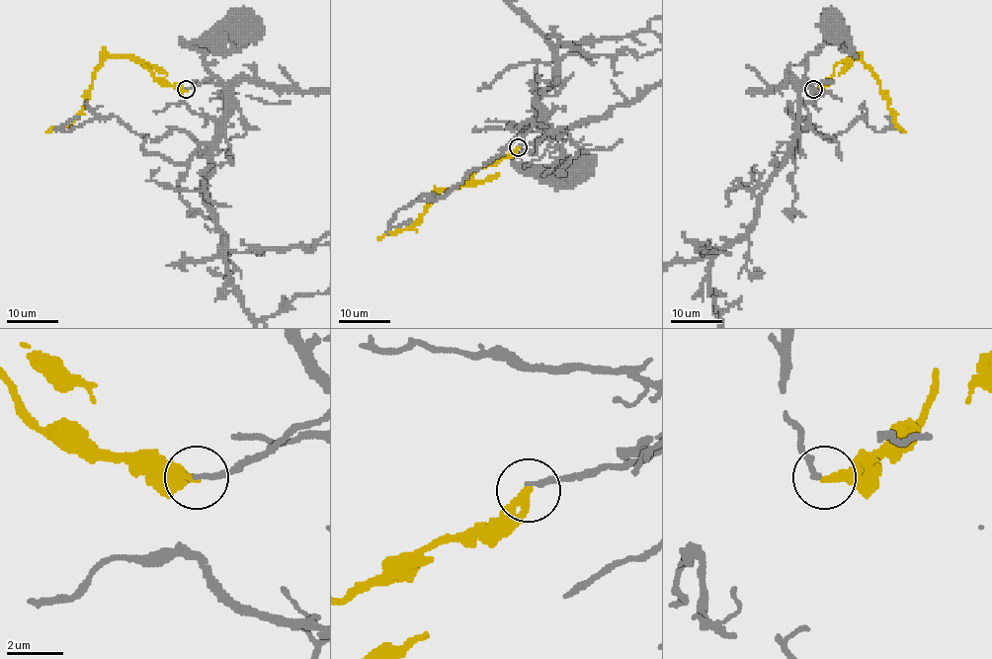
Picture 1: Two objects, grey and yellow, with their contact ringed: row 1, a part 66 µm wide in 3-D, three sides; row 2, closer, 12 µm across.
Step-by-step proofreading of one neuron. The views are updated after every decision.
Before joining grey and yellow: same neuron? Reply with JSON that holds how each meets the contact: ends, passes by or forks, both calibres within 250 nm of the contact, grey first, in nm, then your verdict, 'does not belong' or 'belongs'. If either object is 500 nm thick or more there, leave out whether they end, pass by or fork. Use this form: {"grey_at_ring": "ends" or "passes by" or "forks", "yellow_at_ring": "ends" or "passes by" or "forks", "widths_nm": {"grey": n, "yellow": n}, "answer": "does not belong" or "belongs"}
{"grey_at_ring": "ends", "yellow_at_ring": "ends", "widths_nm": {"grey": 190, "yellow": 280}, "answer": "does not belong"}

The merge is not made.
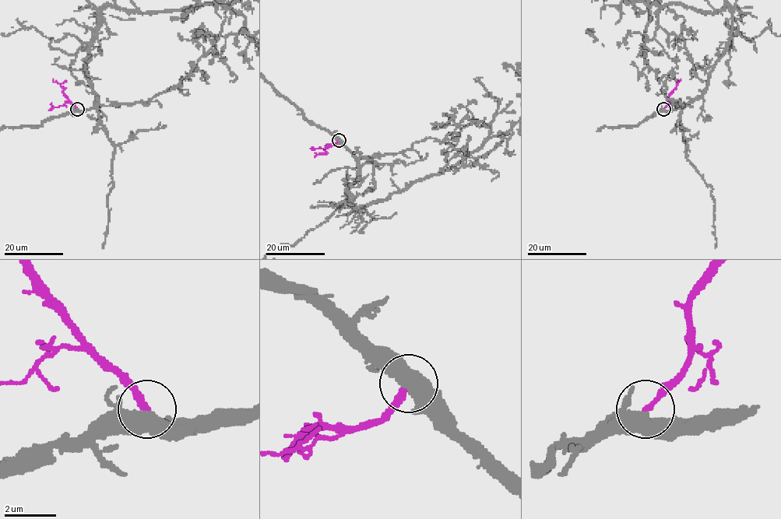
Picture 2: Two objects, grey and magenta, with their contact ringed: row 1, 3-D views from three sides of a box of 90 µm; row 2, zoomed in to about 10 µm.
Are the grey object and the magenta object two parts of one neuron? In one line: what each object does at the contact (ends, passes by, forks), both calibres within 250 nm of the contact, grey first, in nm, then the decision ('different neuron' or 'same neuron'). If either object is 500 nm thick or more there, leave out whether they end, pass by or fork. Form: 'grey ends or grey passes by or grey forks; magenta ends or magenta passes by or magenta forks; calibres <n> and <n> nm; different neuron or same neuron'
calibres 500 and 240 nm; same neuron

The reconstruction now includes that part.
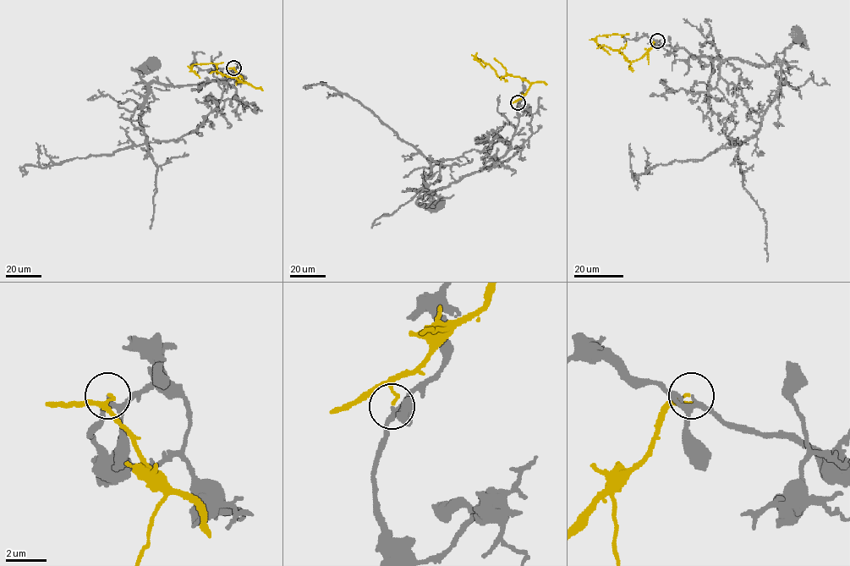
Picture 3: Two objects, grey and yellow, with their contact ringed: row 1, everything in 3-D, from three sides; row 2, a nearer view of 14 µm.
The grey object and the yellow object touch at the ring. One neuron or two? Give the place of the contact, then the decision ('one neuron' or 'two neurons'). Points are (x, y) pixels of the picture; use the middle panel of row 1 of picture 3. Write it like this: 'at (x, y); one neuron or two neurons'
at (518, 102); two neurons

